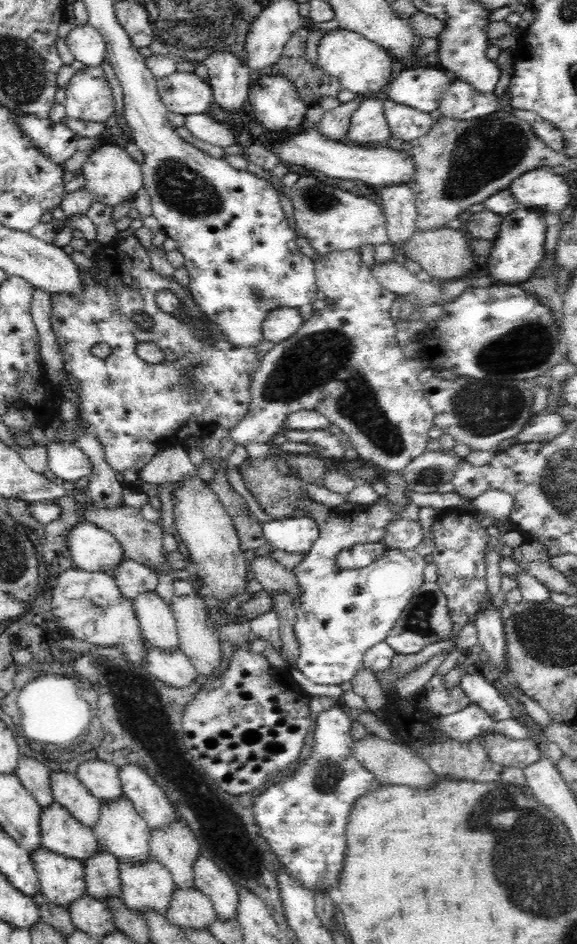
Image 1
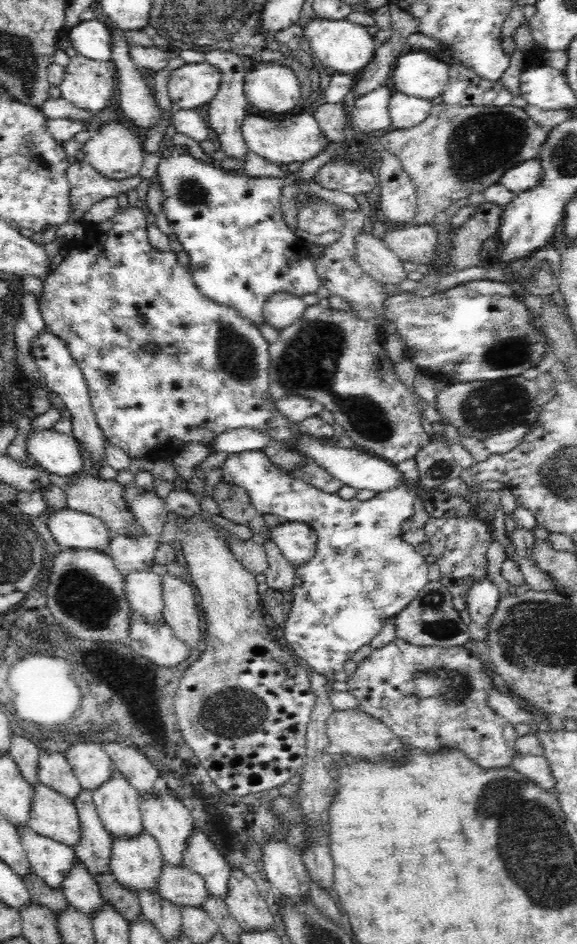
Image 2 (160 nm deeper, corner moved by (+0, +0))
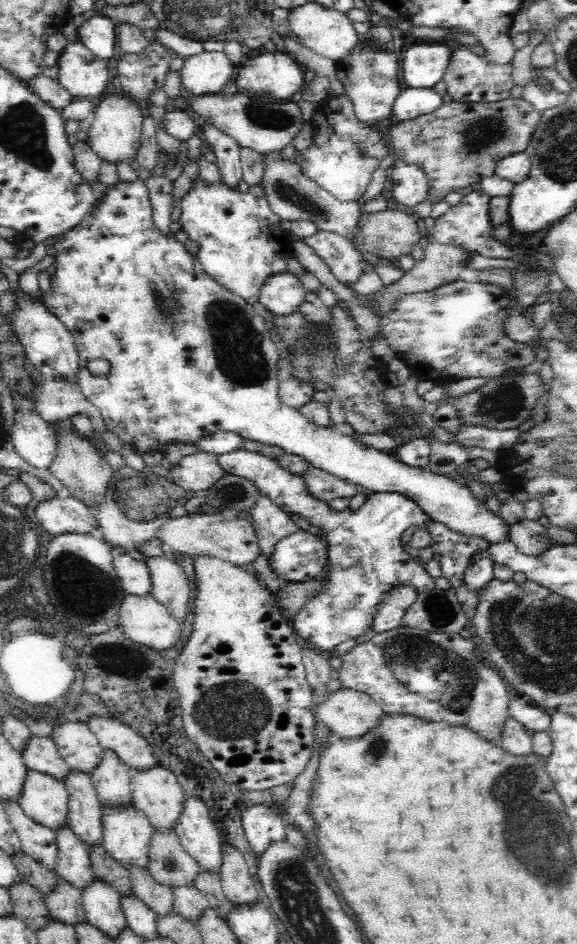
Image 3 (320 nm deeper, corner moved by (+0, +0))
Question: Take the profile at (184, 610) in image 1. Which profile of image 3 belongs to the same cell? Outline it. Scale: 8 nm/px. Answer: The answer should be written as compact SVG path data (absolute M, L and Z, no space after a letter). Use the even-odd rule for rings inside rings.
M163 554L145 559L152 577L152 595L158 602L168 607L172 618L176 618L182 624L187 616L191 591L189 579L183 567L165 558Z

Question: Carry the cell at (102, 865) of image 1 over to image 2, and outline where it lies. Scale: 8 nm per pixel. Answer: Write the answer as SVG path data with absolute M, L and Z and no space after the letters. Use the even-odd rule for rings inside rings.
M82 789L74 798L74 805L79 813L82 839L74 846L78 861L95 878L98 873L108 873L111 859L112 835L104 830L100 817L94 805L93 792Z

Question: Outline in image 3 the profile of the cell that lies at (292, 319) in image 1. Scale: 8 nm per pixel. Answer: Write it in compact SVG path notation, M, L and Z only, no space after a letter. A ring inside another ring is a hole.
M292 274L272 275L259 292L259 302L276 316L291 315L304 302L306 290Z

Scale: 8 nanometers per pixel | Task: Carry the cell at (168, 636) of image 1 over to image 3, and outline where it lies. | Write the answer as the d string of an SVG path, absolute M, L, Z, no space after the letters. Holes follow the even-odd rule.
M115 552L114 571L127 594L144 596L151 592L150 570L144 562L135 560L128 554Z

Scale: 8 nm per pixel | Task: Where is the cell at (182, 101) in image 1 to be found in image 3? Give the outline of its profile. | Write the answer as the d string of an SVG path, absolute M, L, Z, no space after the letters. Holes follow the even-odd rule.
M204 49L200 54L187 58L179 70L182 94L216 94L231 82L232 70L232 61L226 54Z

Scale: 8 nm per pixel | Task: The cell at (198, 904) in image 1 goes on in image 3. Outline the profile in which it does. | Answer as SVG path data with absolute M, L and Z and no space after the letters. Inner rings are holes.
M156 829L151 836L147 868L161 886L181 887L195 884L200 865L184 851L176 831L161 834Z

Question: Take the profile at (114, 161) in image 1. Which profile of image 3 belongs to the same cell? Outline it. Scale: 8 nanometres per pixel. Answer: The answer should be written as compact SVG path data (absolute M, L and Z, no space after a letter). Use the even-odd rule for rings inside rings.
M106 94L95 103L93 120L90 120L88 146L100 162L107 162L109 166L116 166L118 162L128 162L135 158L135 152L140 144L141 128L144 120L141 106L138 102L120 94Z

